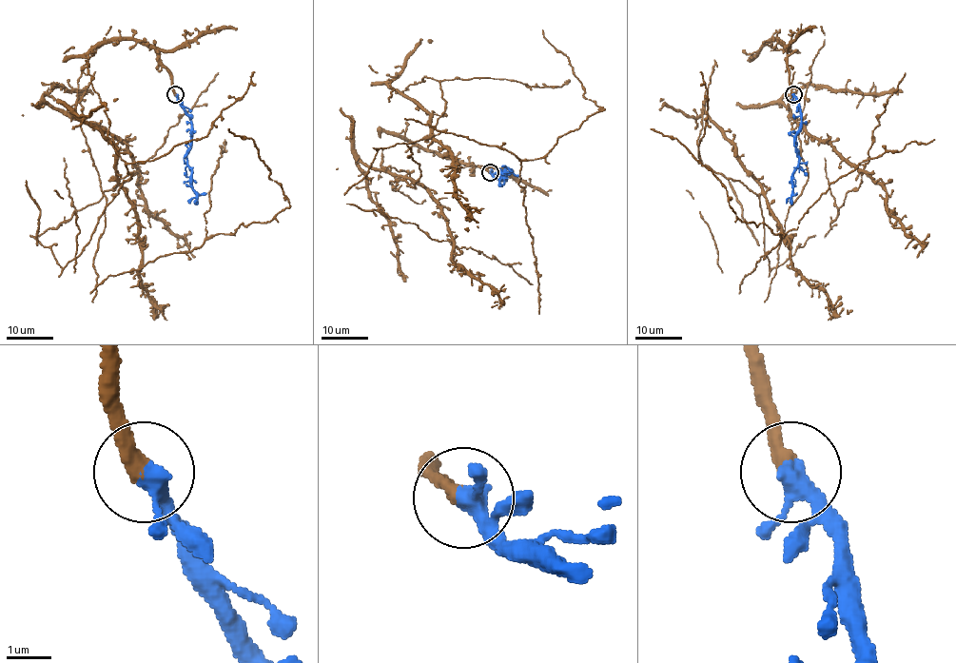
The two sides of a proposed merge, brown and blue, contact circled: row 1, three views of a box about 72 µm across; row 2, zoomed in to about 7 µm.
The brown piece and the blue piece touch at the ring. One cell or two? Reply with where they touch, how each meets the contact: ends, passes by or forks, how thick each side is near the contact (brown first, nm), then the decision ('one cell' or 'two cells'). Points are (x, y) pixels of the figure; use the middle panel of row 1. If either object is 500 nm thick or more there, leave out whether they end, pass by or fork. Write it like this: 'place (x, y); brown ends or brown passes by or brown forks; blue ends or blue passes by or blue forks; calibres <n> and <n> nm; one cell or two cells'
place (490, 172); brown ends; blue passes by; calibres 360 and 360 nm; one cell

